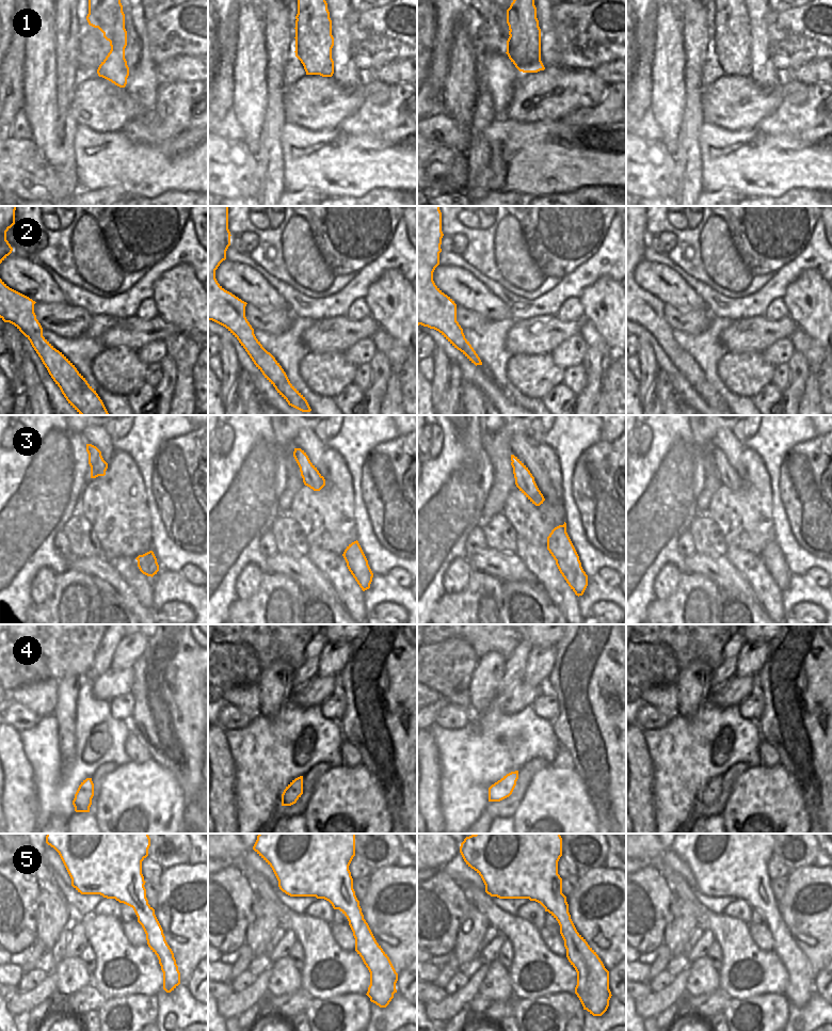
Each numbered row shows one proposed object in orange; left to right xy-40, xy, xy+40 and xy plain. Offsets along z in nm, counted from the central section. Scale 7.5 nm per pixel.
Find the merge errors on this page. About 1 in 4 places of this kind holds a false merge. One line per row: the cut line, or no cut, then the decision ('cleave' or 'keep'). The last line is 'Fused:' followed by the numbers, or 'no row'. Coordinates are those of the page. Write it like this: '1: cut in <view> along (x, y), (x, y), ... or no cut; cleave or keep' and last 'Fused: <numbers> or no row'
1: cut in xy+40 along (540, 59), (522, 70); cleave
2: no cut; keep
3: cut in xy along (293, 451), (294, 458); cleave
4: no cut; keep
5: no cut; keep
Fused: 1, 3

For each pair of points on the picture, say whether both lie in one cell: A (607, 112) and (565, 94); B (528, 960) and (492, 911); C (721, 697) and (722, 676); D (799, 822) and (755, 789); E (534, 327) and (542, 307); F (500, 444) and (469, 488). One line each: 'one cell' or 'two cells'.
A: two cells
B: one cell
C: two cells
D: one cell
E: two cells
F: two cells

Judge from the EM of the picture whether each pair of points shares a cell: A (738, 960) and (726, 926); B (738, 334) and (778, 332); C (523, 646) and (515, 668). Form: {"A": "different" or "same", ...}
{"A": "same", "B": "same", "C": "same"}

